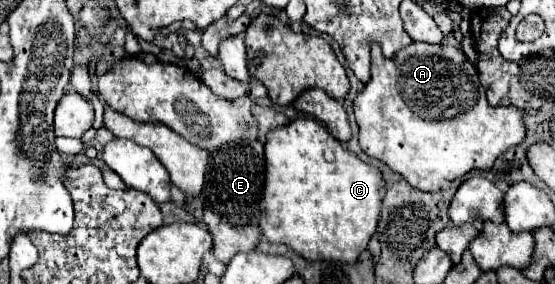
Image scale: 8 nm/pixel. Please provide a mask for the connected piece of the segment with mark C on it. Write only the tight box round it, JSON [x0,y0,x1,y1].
[260,117,382,263]

